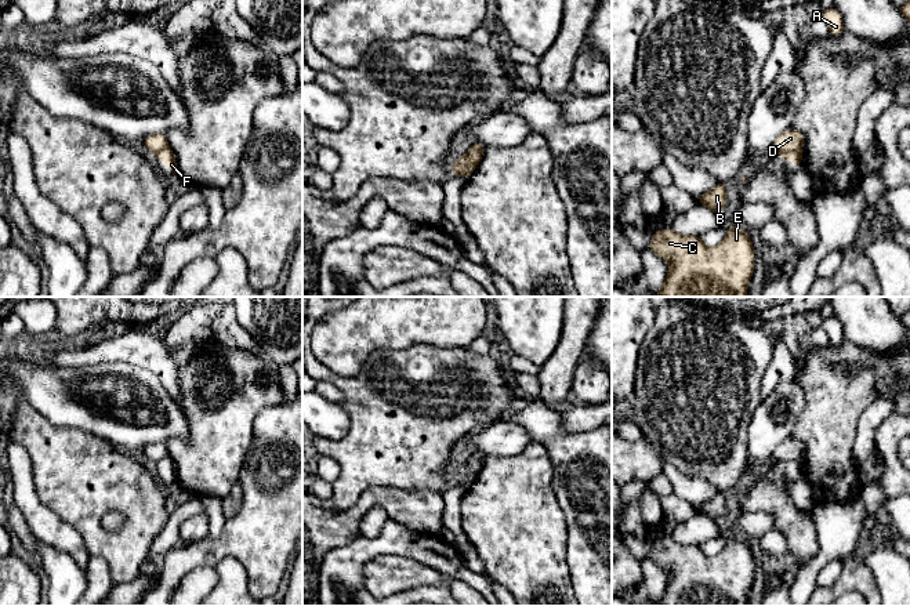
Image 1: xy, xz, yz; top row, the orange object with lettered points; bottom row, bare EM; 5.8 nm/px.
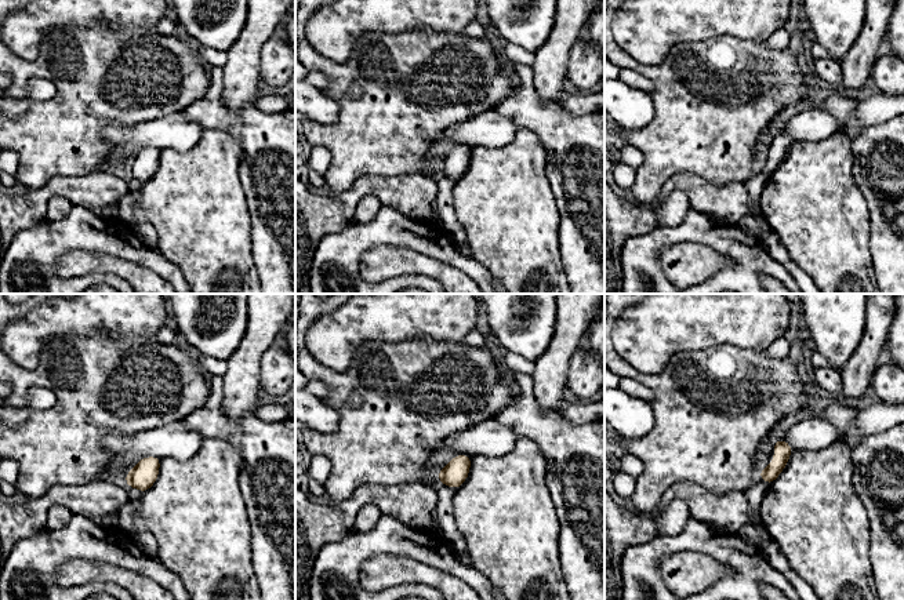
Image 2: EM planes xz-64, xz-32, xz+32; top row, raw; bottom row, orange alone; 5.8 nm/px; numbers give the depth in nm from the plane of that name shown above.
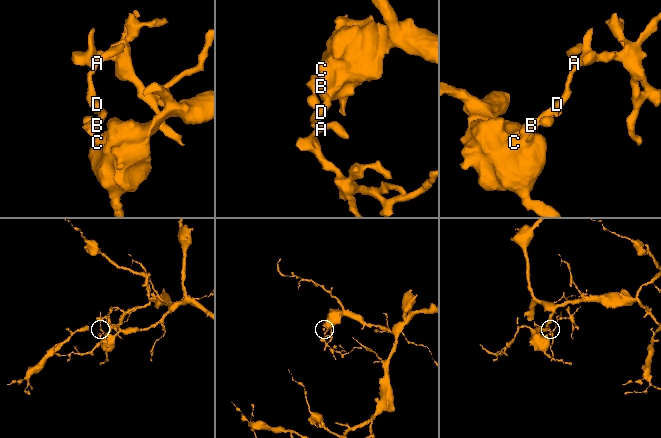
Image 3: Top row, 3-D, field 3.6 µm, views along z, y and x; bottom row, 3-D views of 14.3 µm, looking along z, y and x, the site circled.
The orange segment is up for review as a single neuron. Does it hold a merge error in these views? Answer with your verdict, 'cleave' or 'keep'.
cleave

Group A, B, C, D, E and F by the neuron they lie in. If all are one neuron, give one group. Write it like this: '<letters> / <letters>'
A D / B C E F

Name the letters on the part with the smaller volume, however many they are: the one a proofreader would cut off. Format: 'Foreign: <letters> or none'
Foreign: A, D

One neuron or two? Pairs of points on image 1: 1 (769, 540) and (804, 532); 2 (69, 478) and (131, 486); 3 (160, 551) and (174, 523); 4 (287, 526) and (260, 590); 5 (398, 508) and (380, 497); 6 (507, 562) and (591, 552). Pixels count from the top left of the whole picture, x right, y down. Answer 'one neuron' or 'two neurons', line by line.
1: two neurons
2: one neuron
3: one neuron
4: one neuron
5: one neuron
6: two neurons

